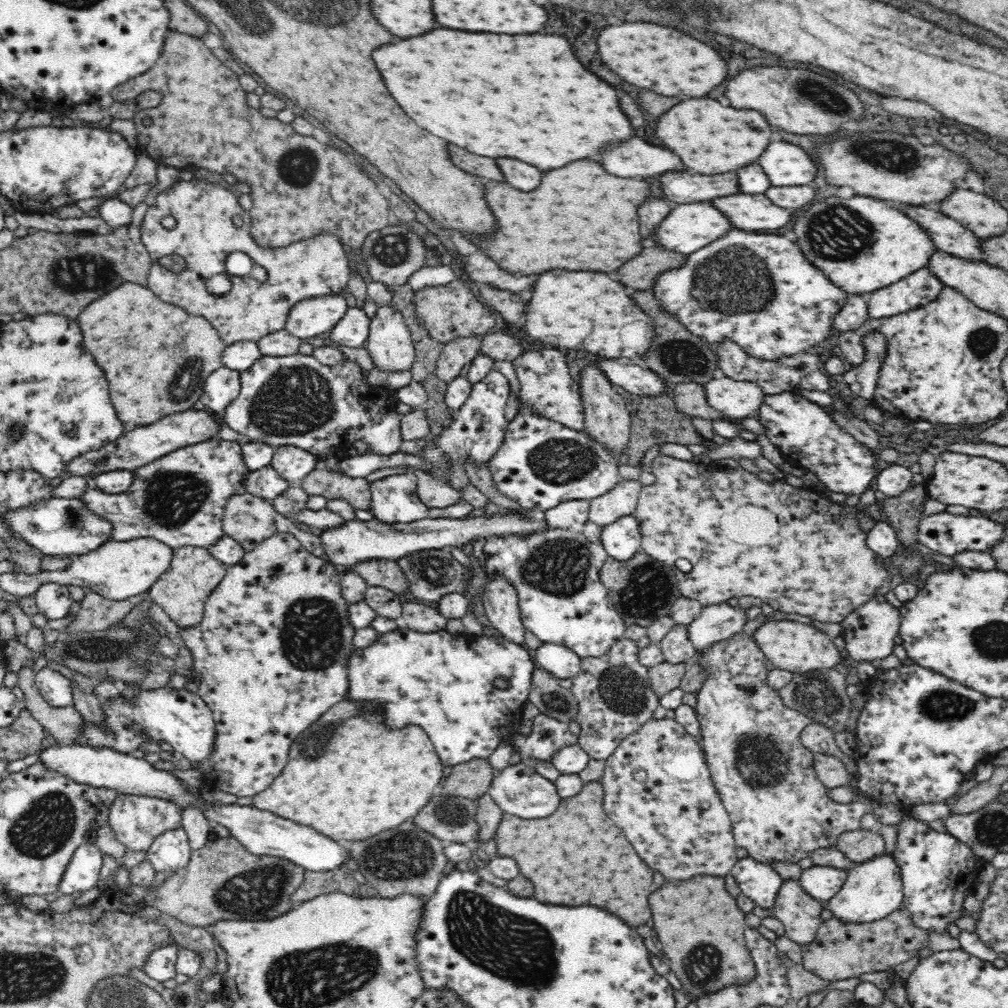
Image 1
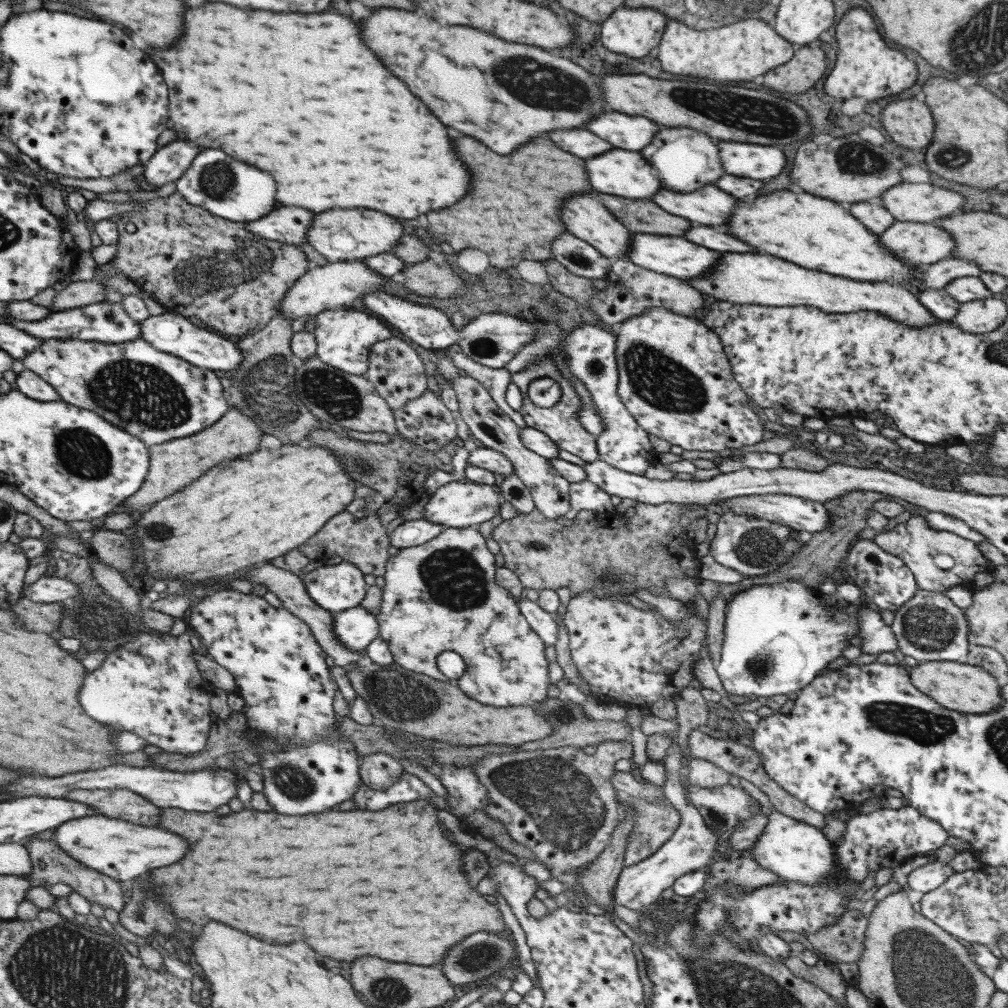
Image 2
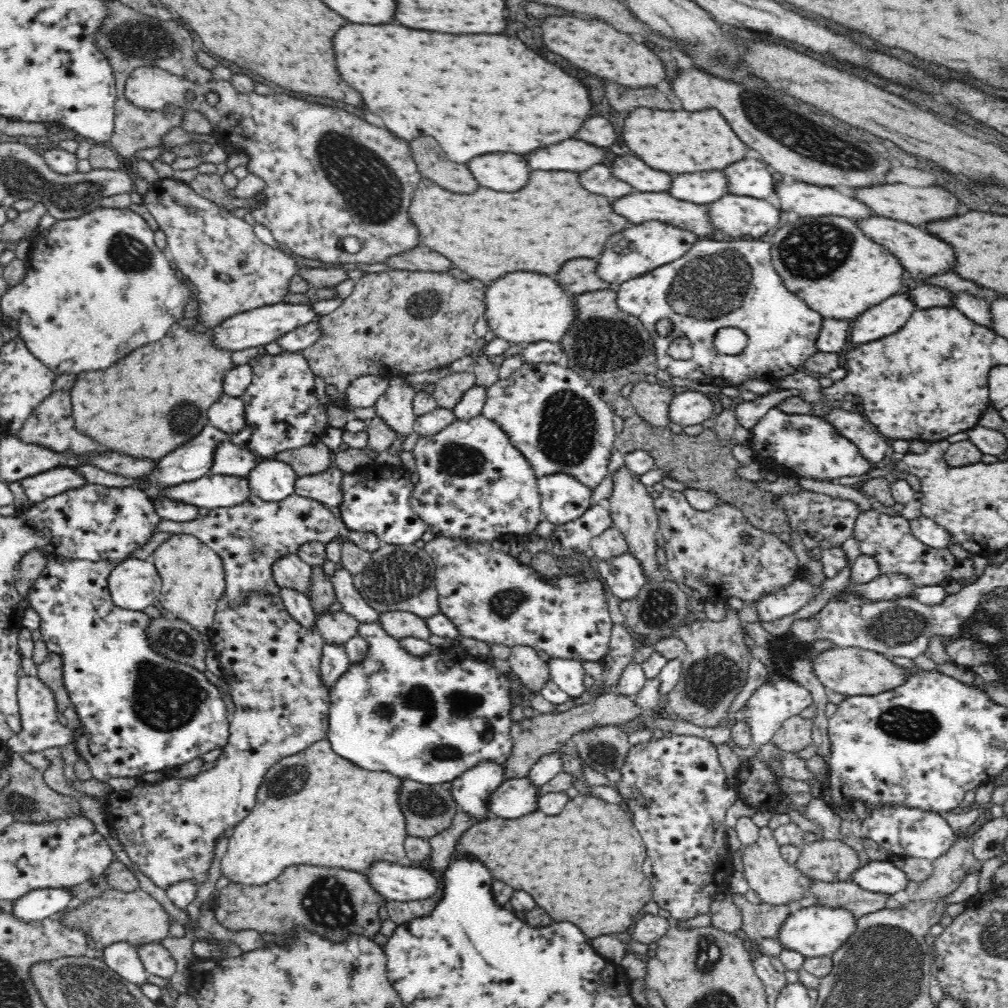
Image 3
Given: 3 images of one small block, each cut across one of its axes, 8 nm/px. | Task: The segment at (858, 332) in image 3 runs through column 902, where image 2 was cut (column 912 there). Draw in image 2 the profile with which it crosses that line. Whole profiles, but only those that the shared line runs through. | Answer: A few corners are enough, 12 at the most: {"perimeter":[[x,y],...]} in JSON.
{"perimeter":[[724,252],[696,290],[732,304],[938,324],[912,292]]}

